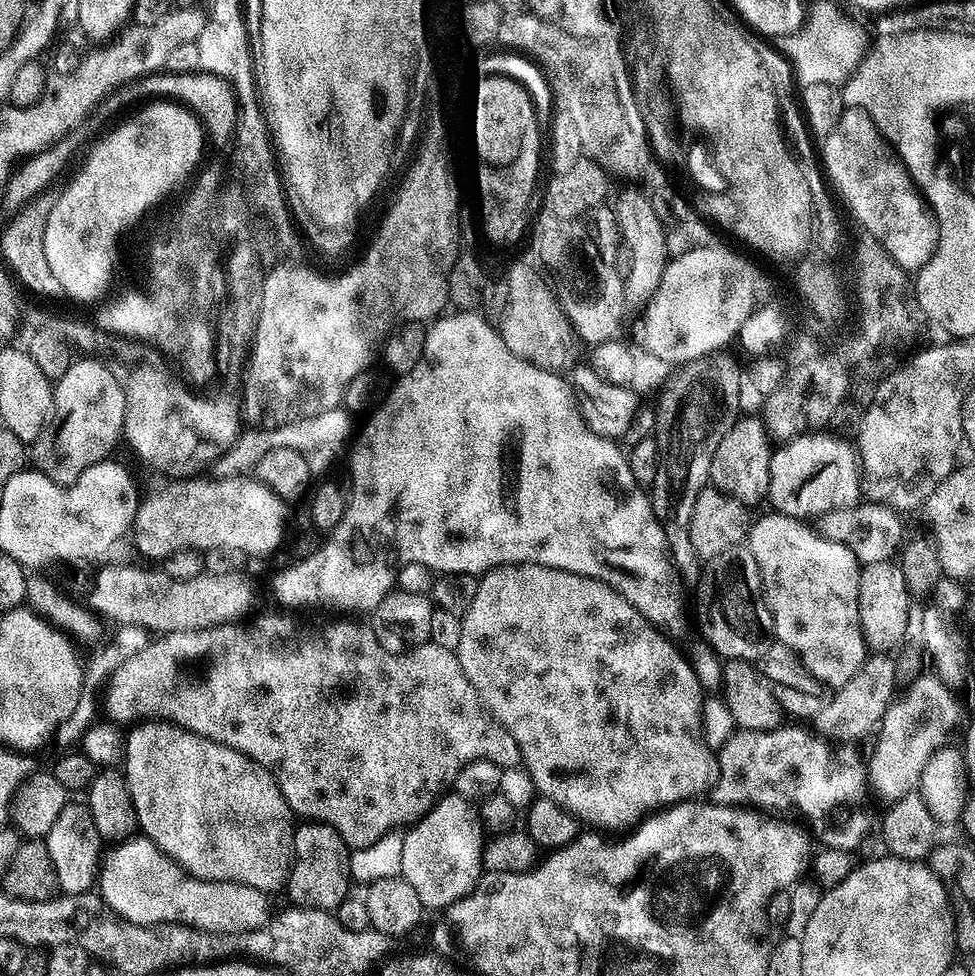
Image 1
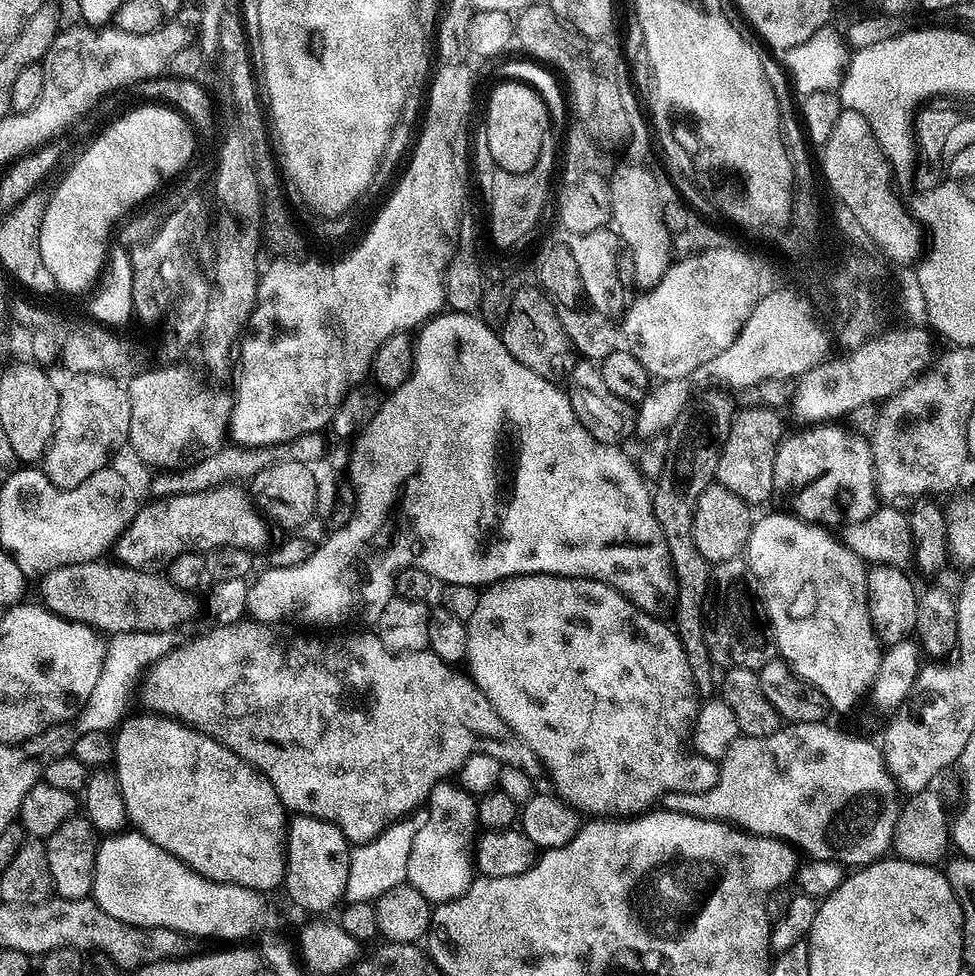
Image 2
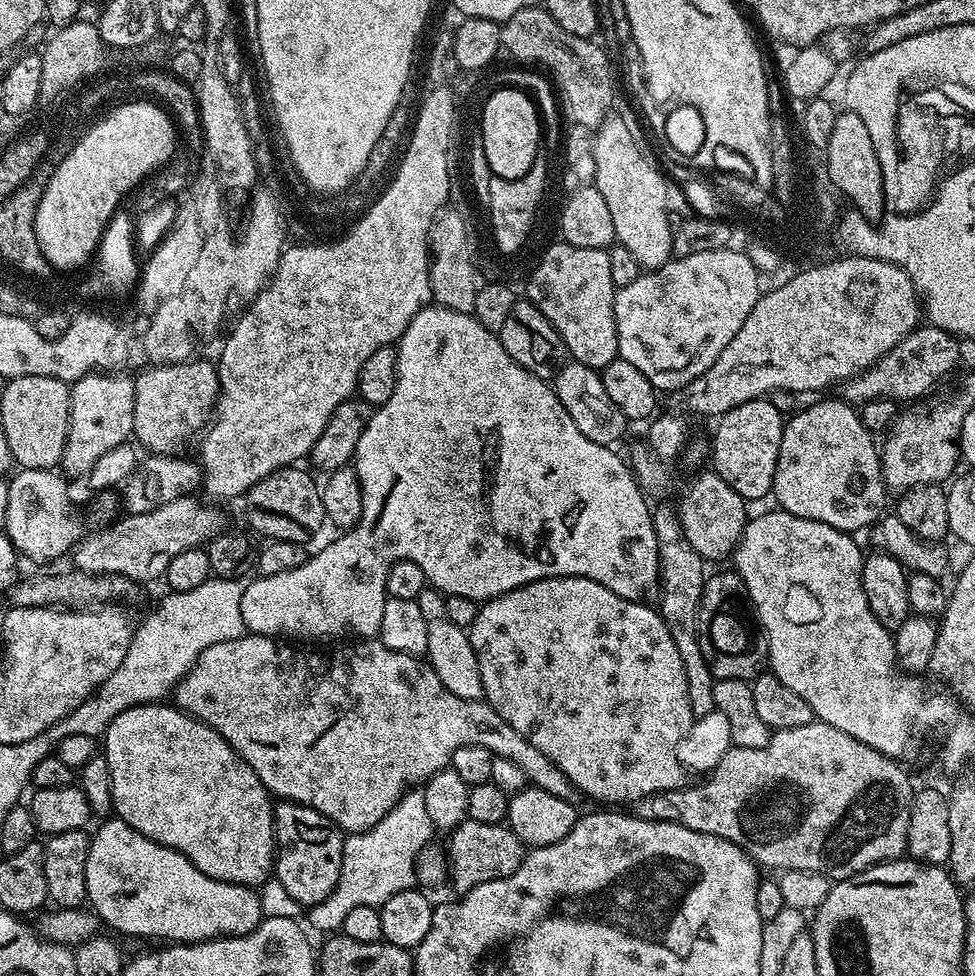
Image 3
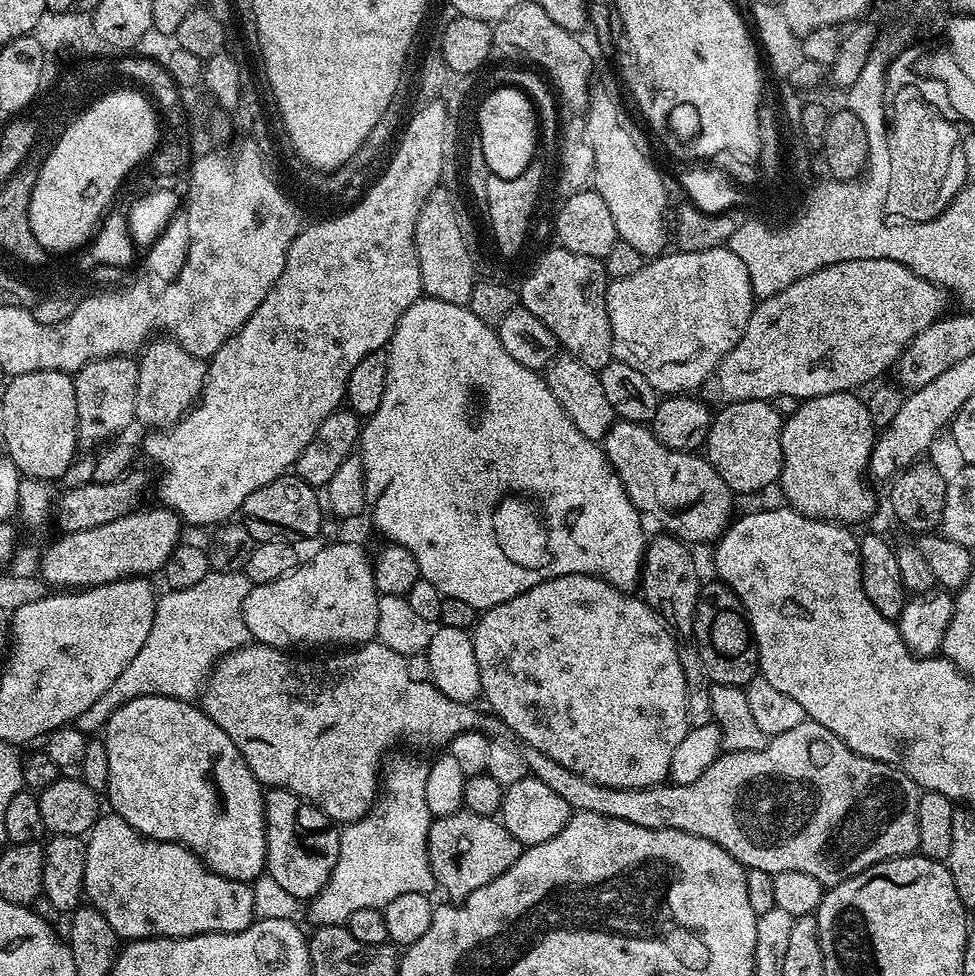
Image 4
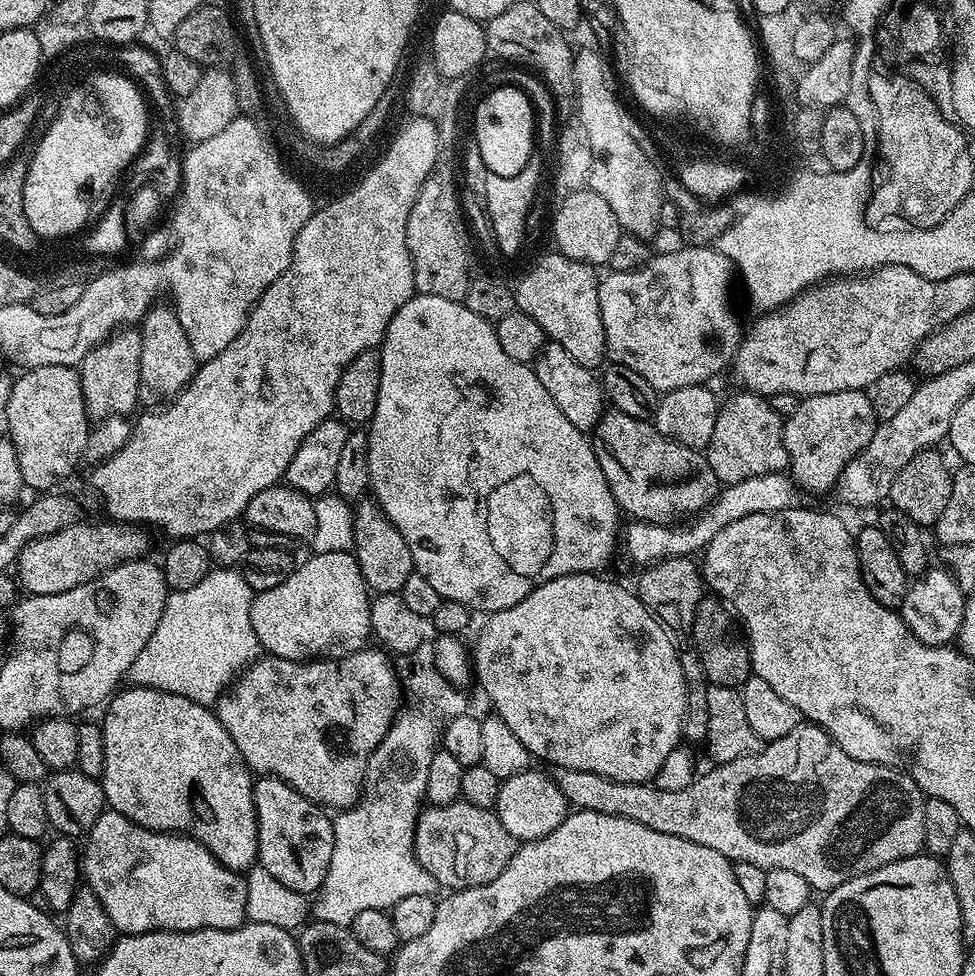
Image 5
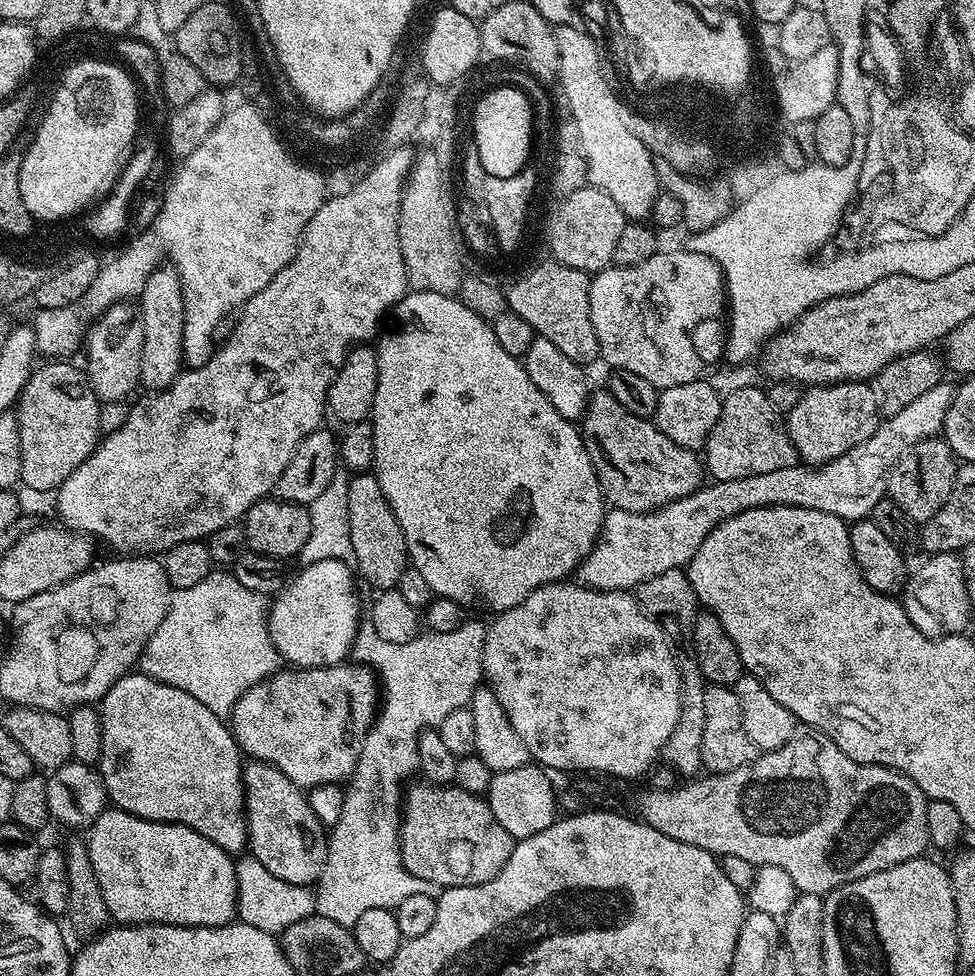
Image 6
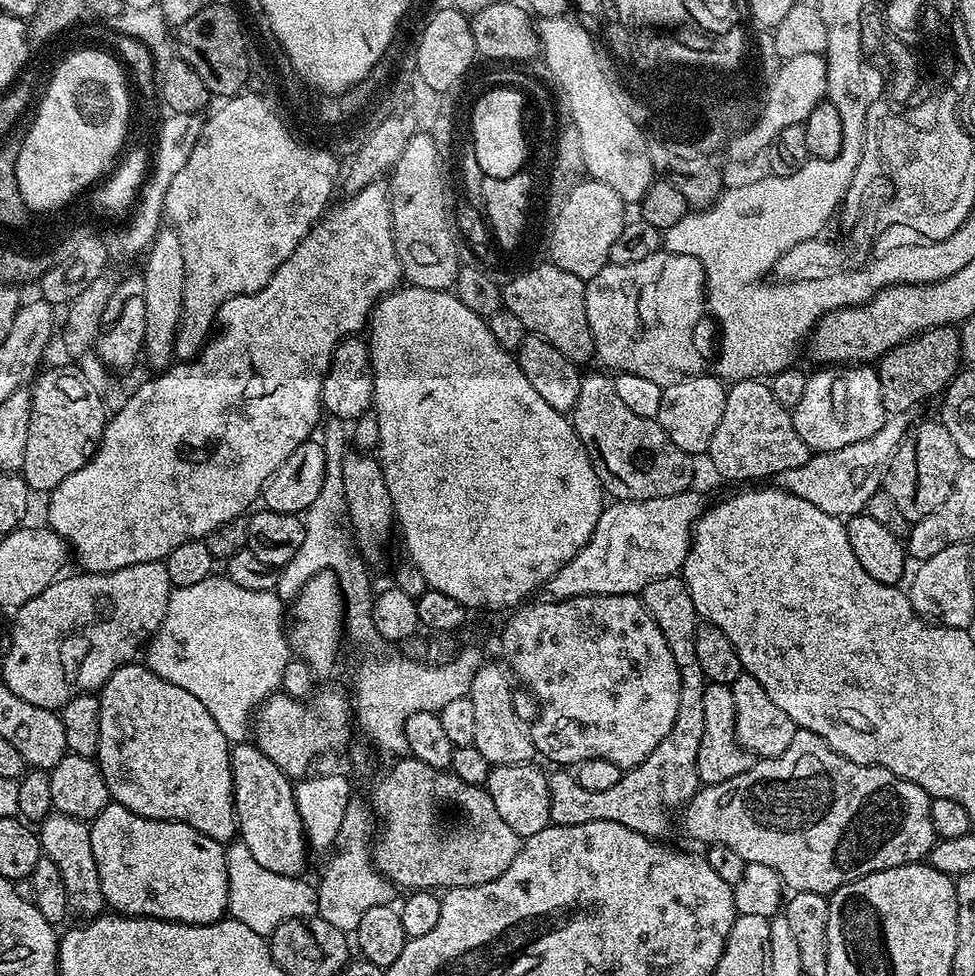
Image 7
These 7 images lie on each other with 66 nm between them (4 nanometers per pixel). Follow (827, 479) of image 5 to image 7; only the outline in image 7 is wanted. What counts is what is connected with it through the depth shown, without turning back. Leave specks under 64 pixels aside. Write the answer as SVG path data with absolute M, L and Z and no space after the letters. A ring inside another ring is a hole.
M868 364L820 366L809 375L806 391L796 408L791 409L794 430L813 453L842 450L854 442L862 442L878 434L886 413L882 406L879 374Z

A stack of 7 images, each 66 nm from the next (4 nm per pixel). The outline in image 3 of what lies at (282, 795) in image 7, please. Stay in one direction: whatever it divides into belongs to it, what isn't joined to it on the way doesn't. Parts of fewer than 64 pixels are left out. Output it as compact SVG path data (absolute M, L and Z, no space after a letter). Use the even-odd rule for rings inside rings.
M291 802L275 805L272 825L276 835L274 879L282 882L290 898L294 898L301 906L311 906L325 900L334 886L338 886L345 833L318 810Z

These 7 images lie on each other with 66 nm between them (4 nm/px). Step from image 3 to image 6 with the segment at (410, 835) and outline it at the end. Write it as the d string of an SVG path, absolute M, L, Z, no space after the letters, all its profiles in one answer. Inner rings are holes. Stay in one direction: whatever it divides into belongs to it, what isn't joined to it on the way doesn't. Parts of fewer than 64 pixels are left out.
M468 618L462 626L458 626L458 630L450 630L450 634L425 631L422 638L399 644L385 642L378 635L378 630L374 630L371 620L361 619L350 656L355 663L362 664L376 673L379 687L382 689L382 703L376 713L376 719L372 722L371 730L362 742L356 768L347 781L342 814L338 814L338 822L331 825L328 832L326 866L322 866L322 874L314 885L315 915L330 918L330 922L338 922L343 928L351 928L354 922L358 922L361 914L366 914L366 910L379 908L395 910L398 902L411 898L413 894L430 894L434 897L440 895L442 891L440 885L426 878L414 878L414 874L410 874L410 870L406 870L402 862L400 853L402 797L406 785L413 779L411 776L420 772L418 750L420 733L435 729L442 722L442 718L446 718L446 714L459 708L469 707L476 689L481 687L485 679L484 643L487 633L485 621Z

